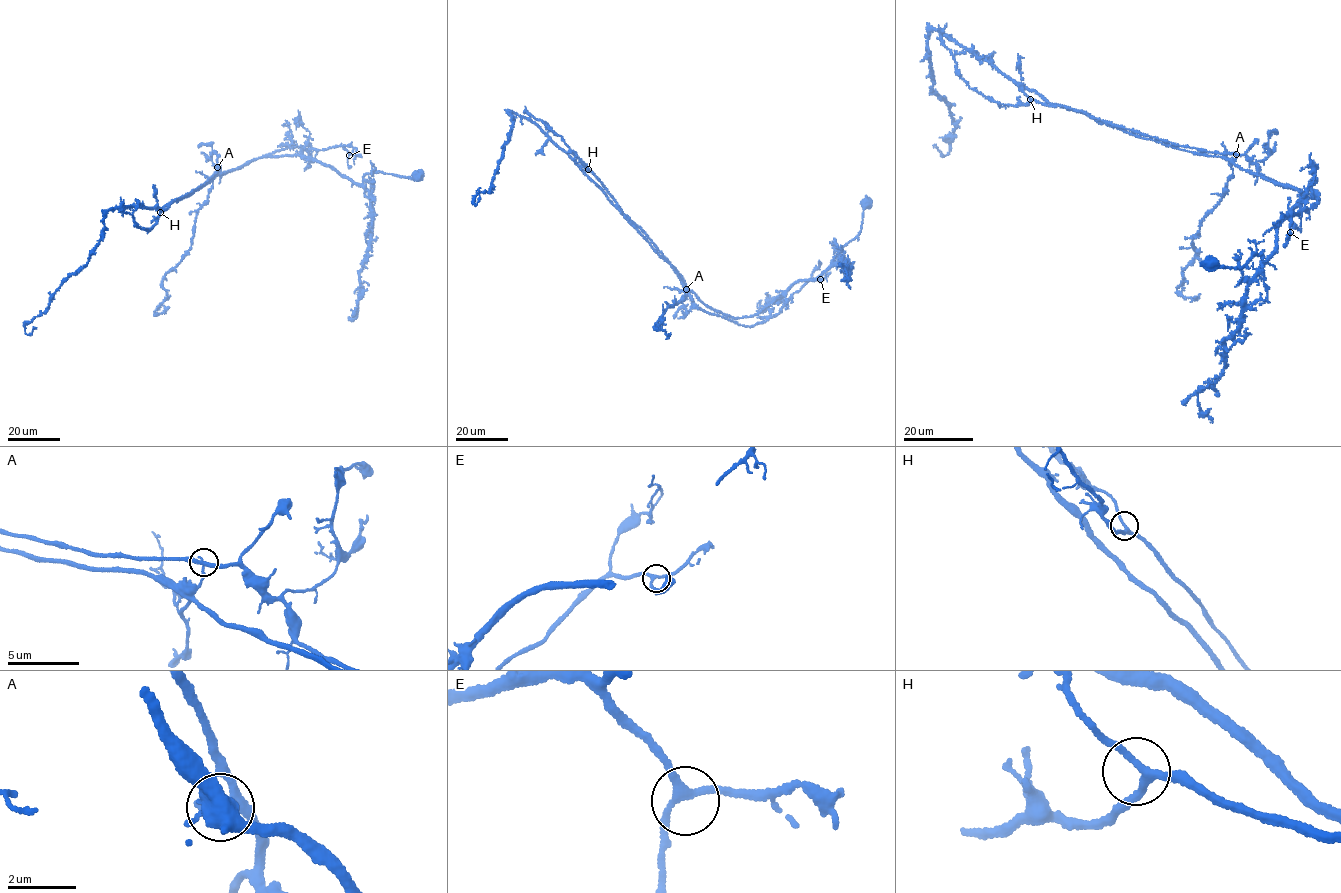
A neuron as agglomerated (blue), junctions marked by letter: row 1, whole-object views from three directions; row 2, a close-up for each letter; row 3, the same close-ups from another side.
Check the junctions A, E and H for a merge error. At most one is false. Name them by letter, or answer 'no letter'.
A

